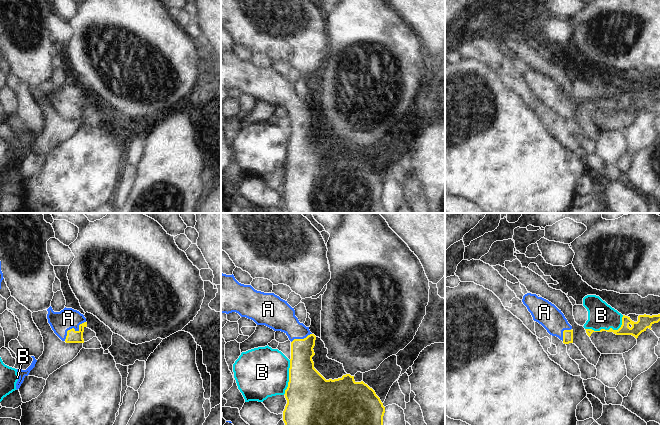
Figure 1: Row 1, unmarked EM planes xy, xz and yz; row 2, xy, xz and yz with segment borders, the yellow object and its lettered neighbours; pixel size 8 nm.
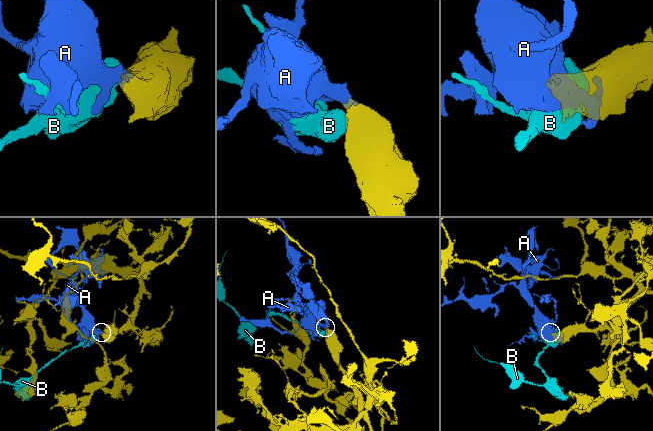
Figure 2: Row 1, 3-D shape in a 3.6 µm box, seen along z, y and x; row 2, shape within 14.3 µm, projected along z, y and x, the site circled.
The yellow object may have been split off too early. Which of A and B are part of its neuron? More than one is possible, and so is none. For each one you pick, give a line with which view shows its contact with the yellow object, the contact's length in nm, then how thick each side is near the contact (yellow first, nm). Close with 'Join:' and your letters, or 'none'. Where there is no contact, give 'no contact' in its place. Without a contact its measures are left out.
A: xy | 240 nm | 100/170 nm
Join: A

